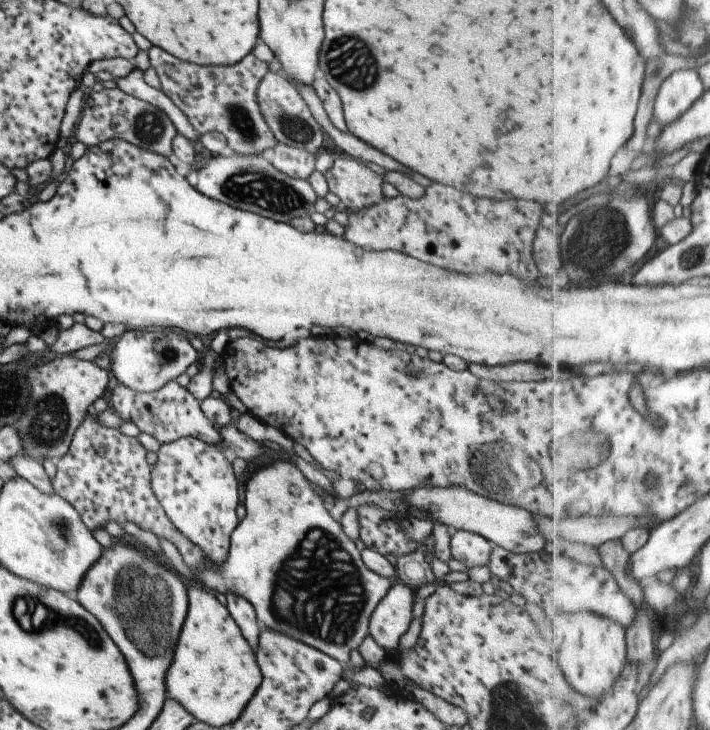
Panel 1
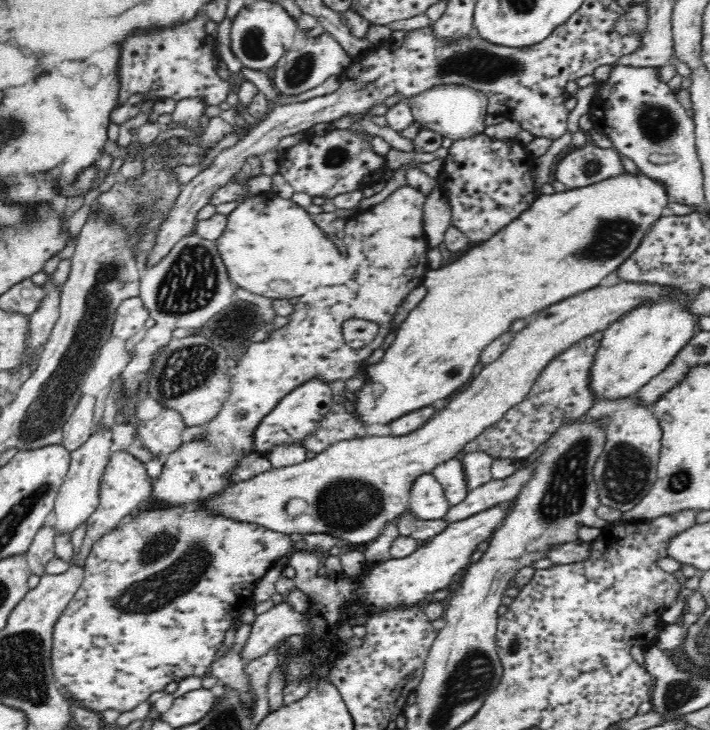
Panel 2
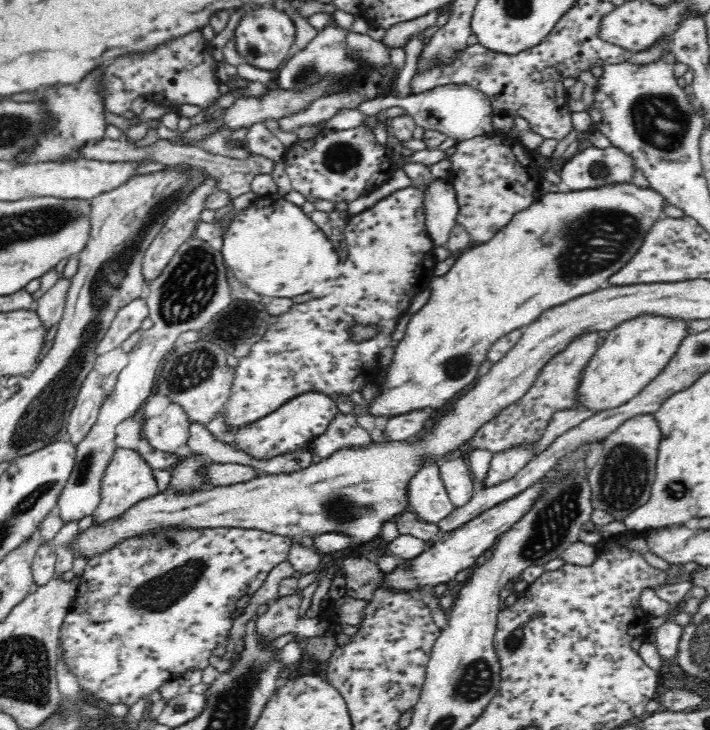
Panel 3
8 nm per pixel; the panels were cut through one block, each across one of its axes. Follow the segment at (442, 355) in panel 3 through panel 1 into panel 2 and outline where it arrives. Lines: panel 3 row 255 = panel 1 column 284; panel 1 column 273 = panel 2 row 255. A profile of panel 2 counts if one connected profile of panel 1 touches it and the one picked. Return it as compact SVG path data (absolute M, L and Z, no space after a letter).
M626 172L622 176L608 178L608 180L602 180L598 184L584 186L578 189L566 189L565 191L556 191L552 194L540 193L537 199L526 210L523 210L517 217L514 217L510 221L510 224L501 228L492 238L489 238L484 243L480 243L479 246L470 248L468 252L464 253L453 263L446 264L436 270L431 269L423 282L424 286L428 289L428 294L410 312L410 316L402 322L398 328L396 339L389 345L382 361L368 366L367 377L371 380L371 383L364 385L359 395L350 397L355 402L357 411L361 414L360 423L362 425L374 424L375 422L388 424L395 418L400 418L414 410L420 410L422 407L432 406L434 402L452 396L457 388L466 385L472 379L474 366L478 364L480 354L482 354L486 346L499 336L502 336L505 332L510 331L512 324L516 320L530 320L547 306L576 296L578 293L585 292L586 290L596 288L596 286L600 286L600 282L610 272L617 271L618 267L622 266L622 262L626 262L626 259L638 249L650 227L662 217L662 210L667 207L668 202L669 198L667 197L666 189L659 182L654 182L647 176L644 176L643 173L641 177L634 177L634 175Z

